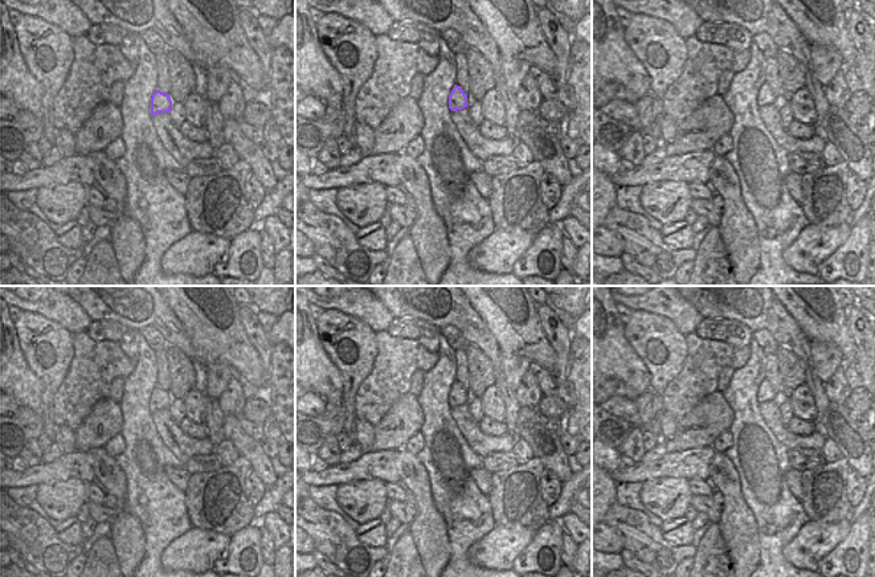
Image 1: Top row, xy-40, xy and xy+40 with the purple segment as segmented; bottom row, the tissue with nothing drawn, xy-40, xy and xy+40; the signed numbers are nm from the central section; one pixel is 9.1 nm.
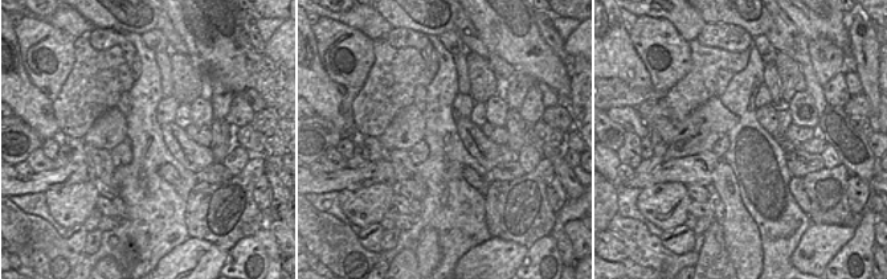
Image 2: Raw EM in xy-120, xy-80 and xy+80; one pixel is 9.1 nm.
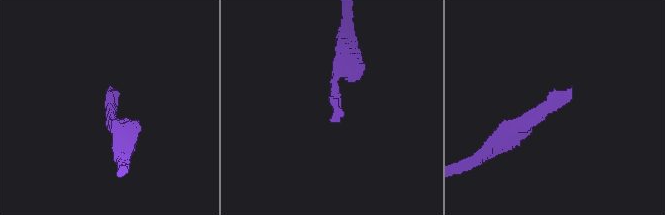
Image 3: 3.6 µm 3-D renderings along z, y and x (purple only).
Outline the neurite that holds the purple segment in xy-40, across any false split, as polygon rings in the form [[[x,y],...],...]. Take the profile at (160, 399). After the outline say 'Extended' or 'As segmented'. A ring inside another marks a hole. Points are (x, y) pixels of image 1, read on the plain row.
[[[156,386],[151,394],[151,412],[156,412],[159,409],[169,409],[172,405],[172,397],[169,390],[164,390],[160,386]]]. As segmented.

